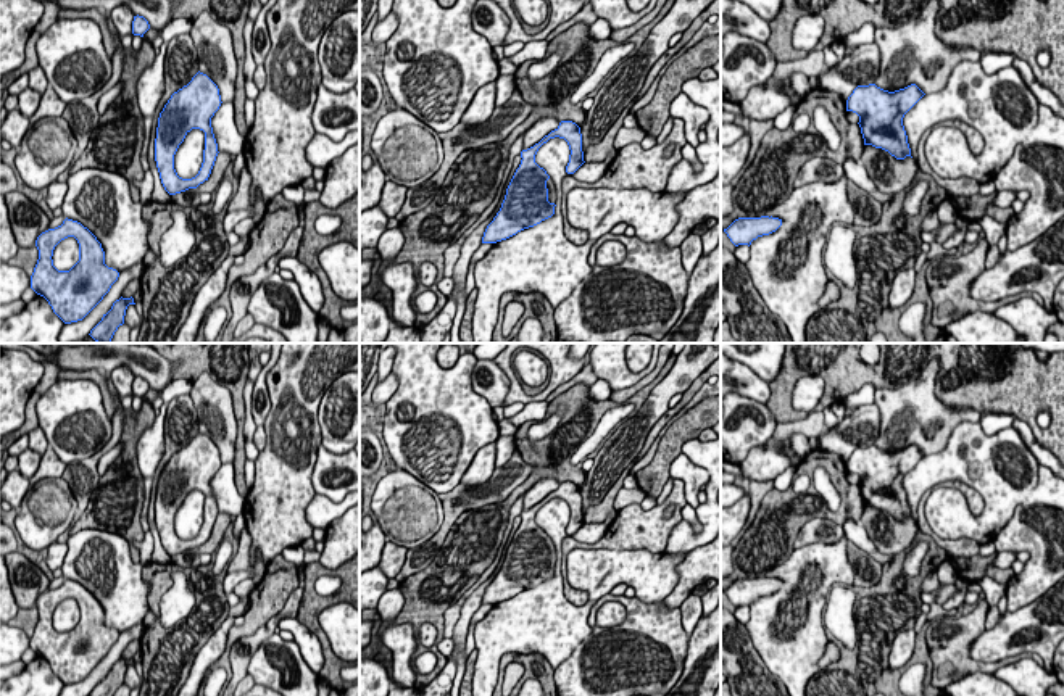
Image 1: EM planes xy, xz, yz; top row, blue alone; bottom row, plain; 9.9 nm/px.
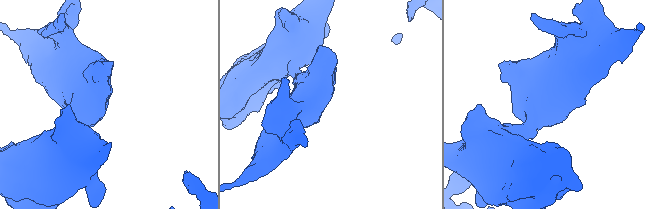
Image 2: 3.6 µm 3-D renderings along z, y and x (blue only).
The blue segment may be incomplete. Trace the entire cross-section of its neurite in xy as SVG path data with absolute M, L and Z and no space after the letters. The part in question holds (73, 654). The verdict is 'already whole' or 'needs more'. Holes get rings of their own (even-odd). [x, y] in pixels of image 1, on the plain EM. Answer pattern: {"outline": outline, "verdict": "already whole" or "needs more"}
{"outline": "M66 578L61 586L42 593L35 607L39 620L31 649L48 662L64 685L82 682L119 638L116 630L105 625L102 604L77 582ZM68 598L79 604L79 622L69 632L58 632L52 620L53 611Z", "verdict": "already whole"}

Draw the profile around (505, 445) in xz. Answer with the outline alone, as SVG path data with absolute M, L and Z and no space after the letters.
M500 435L495 443L497 443L495 467L501 467L511 459L513 453L516 451L516 441L514 437Z

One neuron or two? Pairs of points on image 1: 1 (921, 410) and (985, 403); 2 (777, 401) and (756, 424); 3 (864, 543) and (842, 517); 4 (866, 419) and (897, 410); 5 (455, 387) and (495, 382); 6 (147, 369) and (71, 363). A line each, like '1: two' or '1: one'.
1: two
2: two
3: one
4: two
5: two
6: one

